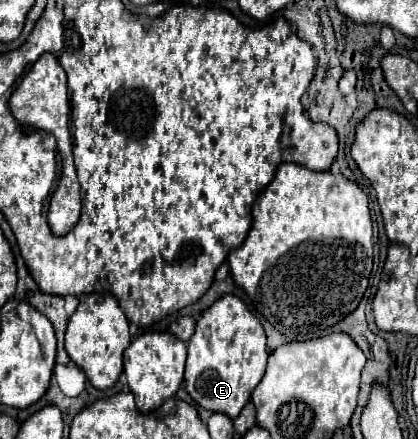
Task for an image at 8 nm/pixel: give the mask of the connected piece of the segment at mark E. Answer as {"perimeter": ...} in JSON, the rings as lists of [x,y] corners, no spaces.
{"perimeter":[[[236,295],[216,299],[198,319],[196,333],[188,341],[188,361],[184,385],[190,397],[204,409],[226,413],[236,419],[240,409],[266,371],[268,347],[262,323],[248,311],[246,303]]]}

